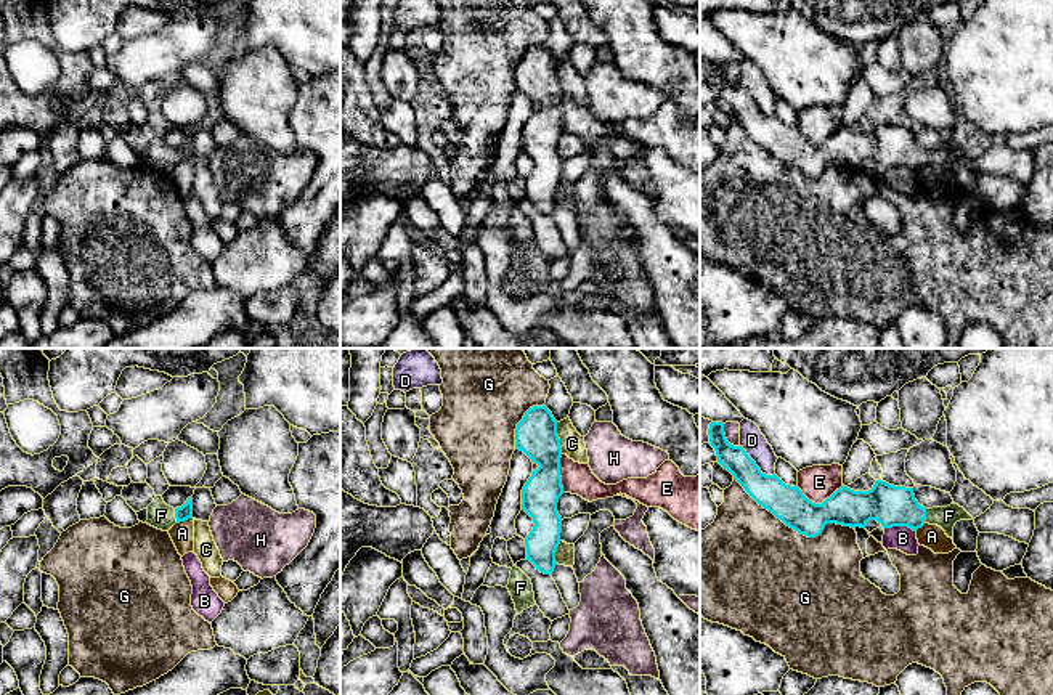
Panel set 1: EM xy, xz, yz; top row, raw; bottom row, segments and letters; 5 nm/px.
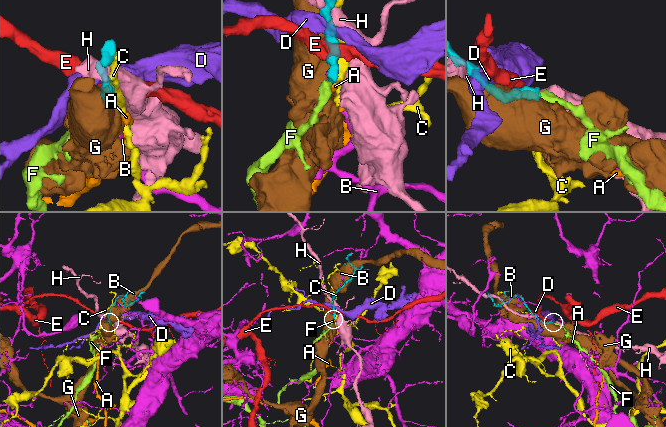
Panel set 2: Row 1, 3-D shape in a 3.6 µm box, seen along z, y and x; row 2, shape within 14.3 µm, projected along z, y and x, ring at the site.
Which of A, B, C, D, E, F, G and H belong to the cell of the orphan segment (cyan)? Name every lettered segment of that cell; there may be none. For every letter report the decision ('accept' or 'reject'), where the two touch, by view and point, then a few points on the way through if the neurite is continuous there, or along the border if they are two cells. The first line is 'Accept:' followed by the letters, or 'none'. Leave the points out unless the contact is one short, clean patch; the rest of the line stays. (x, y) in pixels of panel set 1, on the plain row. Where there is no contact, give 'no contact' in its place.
Accept: F
A: reject | xy (183, 161) | along xy (191, 158), (177, 164)
B: reject | yz (901, 166) | along yz (885, 167), (910, 167), (915, 172)
C: reject | xz (559, 79)
D: reject | yz (755, 105) | along yz (740, 85), (763, 113), (774, 114)
E: reject | yz (819, 145) | along yz (843, 125), (821, 143), (813, 143), (796, 127)
F: accept | xy (175, 156) | across xy (183, 153), (175, 156), (161, 156)
G: reject | yz (795, 170)
H: reject | yz (726, 79)

